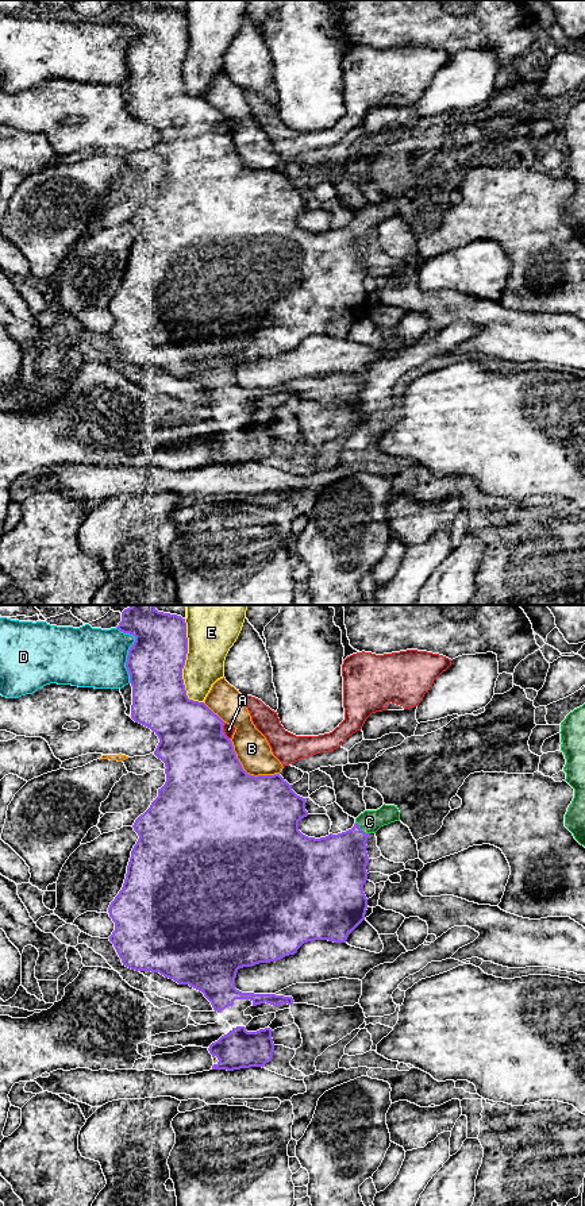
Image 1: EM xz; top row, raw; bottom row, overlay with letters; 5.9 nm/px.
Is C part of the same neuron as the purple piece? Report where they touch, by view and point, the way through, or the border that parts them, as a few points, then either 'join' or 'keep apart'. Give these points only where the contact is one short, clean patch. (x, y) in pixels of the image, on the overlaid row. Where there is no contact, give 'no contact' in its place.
meets purple in xz at (362, 831); runs through xz (337, 863), (362, 831), (369, 821); join

